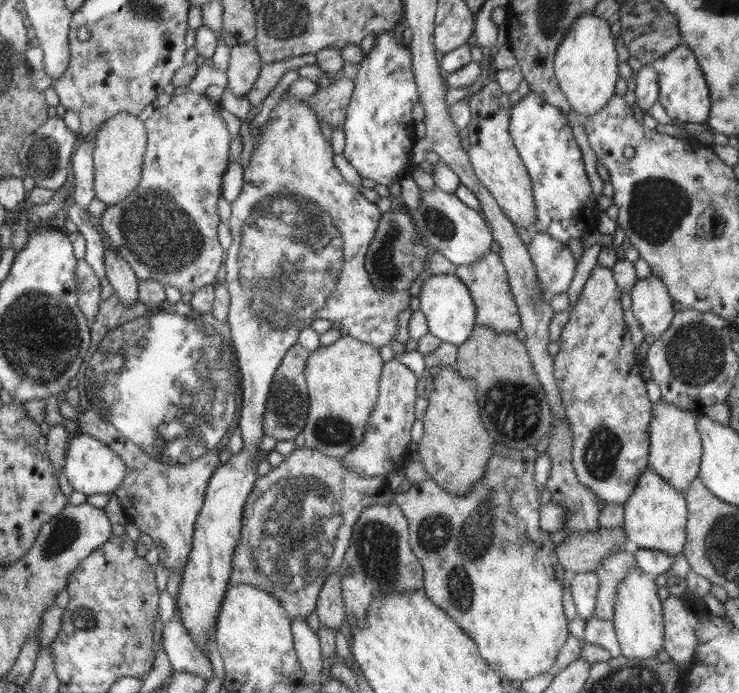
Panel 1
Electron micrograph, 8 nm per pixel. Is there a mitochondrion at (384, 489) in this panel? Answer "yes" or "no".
no

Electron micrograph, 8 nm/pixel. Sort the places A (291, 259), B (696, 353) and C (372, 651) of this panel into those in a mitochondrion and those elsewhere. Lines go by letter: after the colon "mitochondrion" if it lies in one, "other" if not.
A: mitochondrion
B: mitochondrion
C: other

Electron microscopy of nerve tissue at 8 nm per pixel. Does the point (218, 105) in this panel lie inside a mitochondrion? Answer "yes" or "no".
no

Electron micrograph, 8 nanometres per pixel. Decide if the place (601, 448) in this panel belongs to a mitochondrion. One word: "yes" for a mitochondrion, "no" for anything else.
yes

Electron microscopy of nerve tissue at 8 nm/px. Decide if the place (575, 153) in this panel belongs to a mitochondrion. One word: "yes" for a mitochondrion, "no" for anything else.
no

